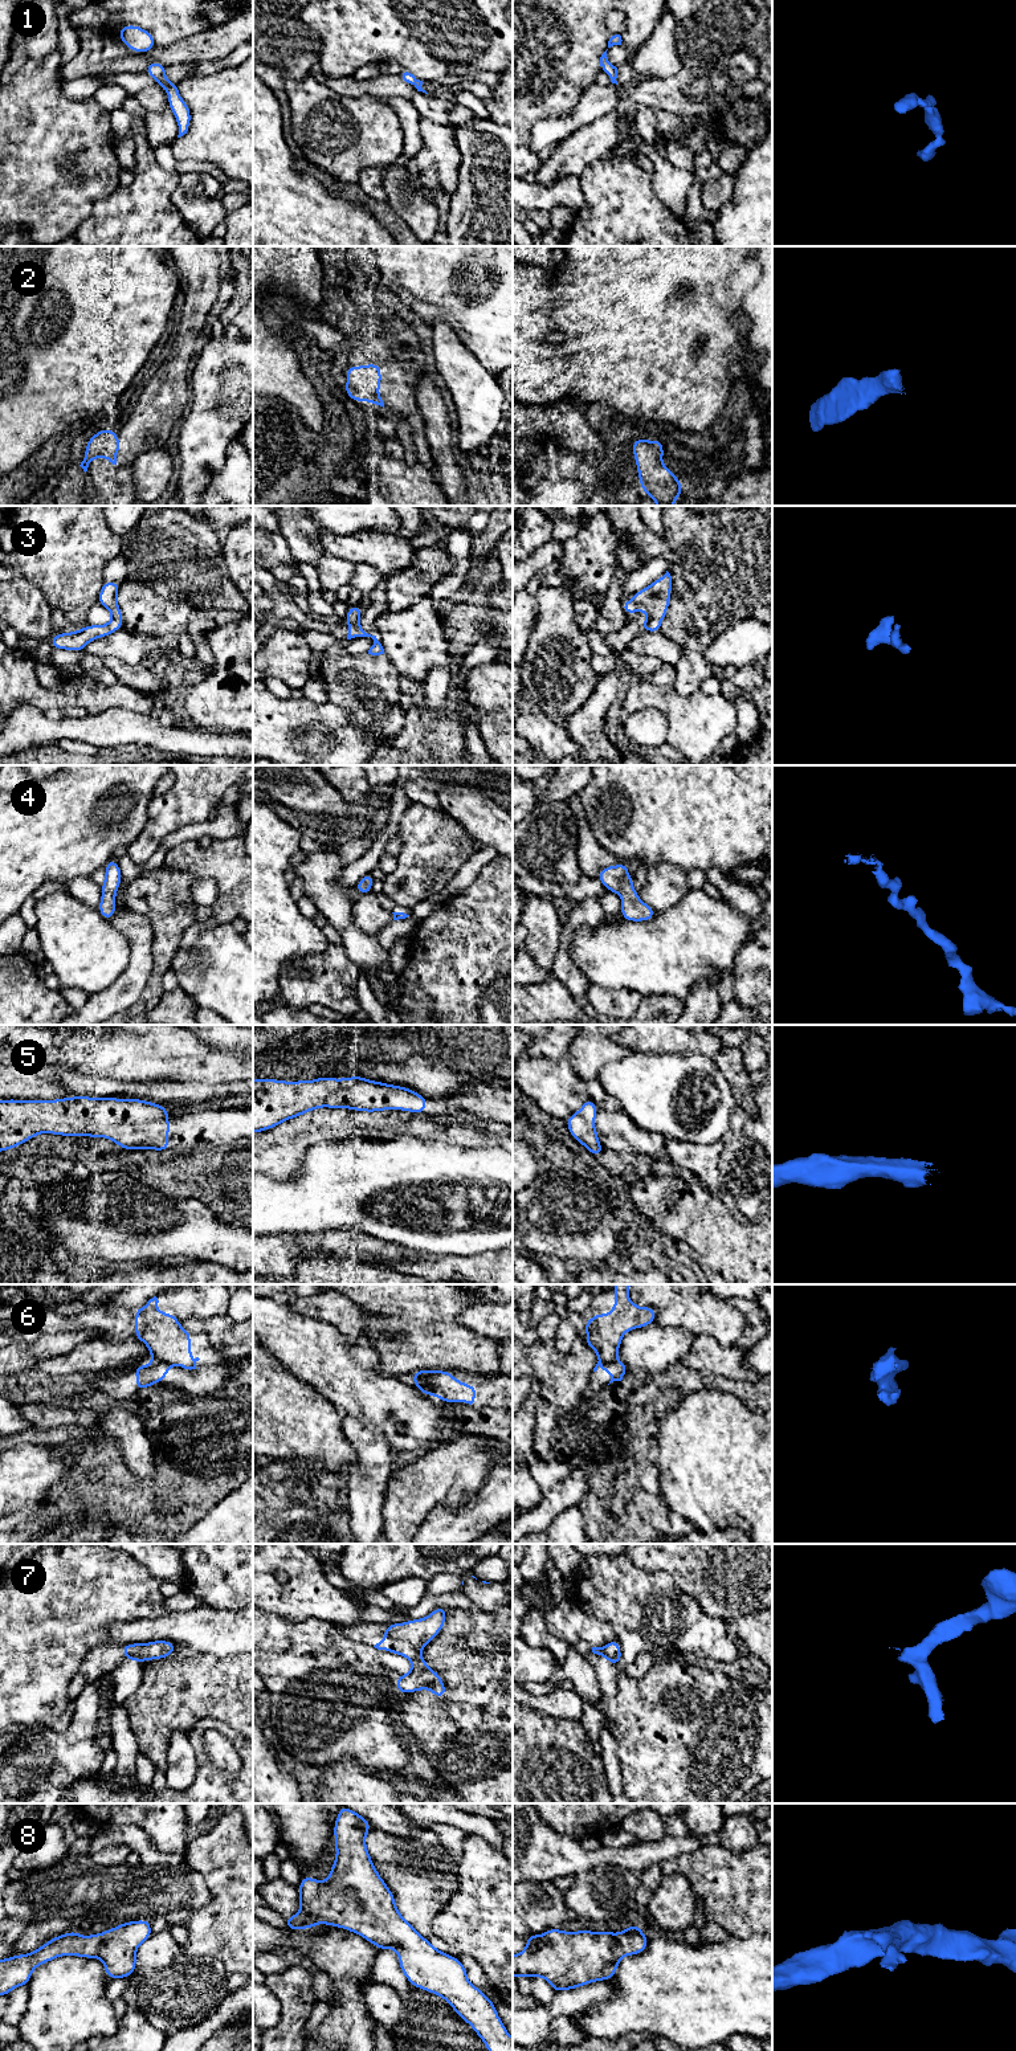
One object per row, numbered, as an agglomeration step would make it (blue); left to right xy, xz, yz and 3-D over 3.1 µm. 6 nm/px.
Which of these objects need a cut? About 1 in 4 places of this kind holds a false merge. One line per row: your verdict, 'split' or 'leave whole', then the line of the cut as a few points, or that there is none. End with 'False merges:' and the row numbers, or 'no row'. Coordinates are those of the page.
1: leave whole; no cut
2: leave whole; no cut
3: leave whole; no cut
4: leave whole; no cut
5: leave whole; no cut
6: split; cut in xz along (431, 1371), (427, 1383), (435, 1394)
7: leave whole; no cut
8: leave whole; no cut
False merges: 6

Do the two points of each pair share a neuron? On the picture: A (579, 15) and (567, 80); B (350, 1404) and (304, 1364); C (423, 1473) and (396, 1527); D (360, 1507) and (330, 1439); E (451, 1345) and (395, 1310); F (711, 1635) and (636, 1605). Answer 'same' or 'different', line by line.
A: same
B: same
C: same
D: different
E: same
F: same

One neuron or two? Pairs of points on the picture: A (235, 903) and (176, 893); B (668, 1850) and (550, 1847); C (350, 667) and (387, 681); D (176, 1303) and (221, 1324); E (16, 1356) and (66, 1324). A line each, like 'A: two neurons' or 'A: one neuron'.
A: two neurons
B: one neuron
C: one neuron
D: two neurons
E: two neurons

